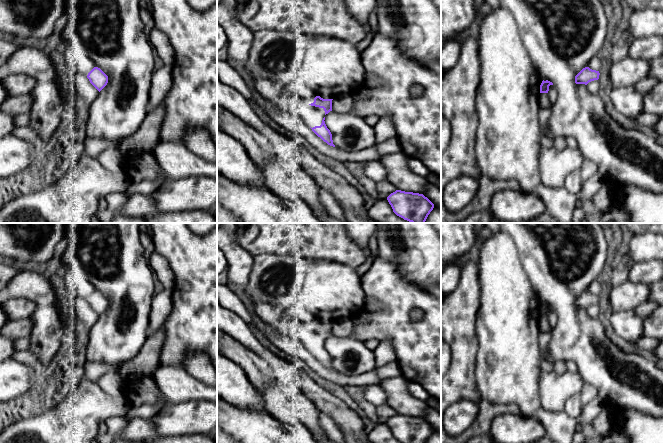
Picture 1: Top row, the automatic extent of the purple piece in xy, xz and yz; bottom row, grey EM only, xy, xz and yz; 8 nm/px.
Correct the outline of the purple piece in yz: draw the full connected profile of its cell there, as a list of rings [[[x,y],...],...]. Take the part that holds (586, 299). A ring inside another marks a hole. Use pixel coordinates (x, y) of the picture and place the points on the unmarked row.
[[[585,291],[575,300],[575,307],[587,309],[591,305],[598,304],[599,299],[599,295]]]

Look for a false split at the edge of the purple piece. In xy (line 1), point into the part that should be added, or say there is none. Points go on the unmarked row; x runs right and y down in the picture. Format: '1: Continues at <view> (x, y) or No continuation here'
1: No continuation here

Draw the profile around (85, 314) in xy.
[[[74,297],[71,300],[72,308],[78,322],[86,328],[91,328],[98,320],[99,315],[90,307],[89,303],[82,298]]]

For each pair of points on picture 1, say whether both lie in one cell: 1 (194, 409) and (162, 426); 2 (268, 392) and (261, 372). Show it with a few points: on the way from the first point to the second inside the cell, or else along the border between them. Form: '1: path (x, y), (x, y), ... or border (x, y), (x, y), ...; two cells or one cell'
1: path (186, 416), (176, 417), (170, 421); one cell
2: border (269, 384), (255, 388); two cells

